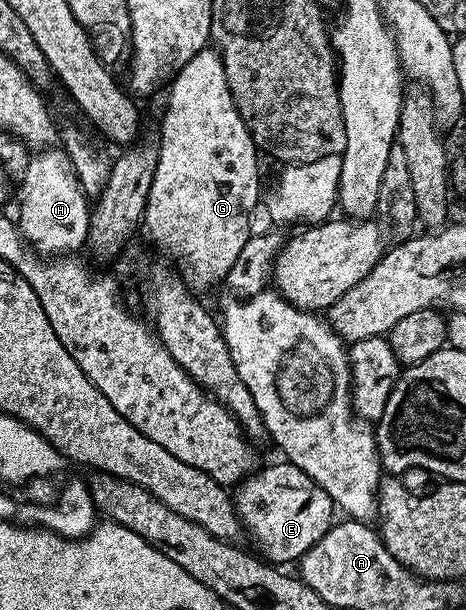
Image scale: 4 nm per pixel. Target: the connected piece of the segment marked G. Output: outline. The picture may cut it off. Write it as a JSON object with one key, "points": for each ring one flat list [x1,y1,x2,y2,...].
{"points":[[210,47,202,49,192,55,192,59,188,59,182,69,177,70,174,79,170,85,170,94,166,97,166,110,162,113,162,137,158,141,156,175,152,179,152,191,148,191,141,228,144,231,146,229,147,239,154,241,156,248,163,249,171,262,179,261,186,268,184,273,191,286,214,285,217,281,219,284,228,275,232,263,236,263,236,255,244,251,244,243,248,243,252,236,250,216,254,208,260,205,260,150,254,144,240,111,236,111,221,53]]}

